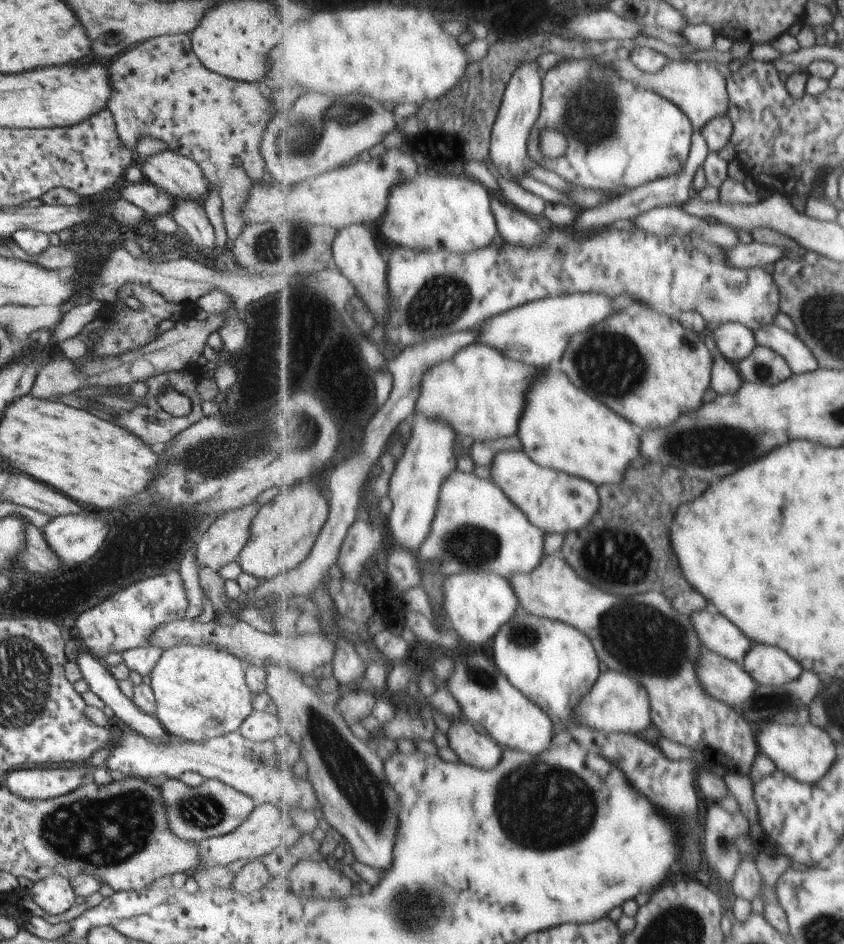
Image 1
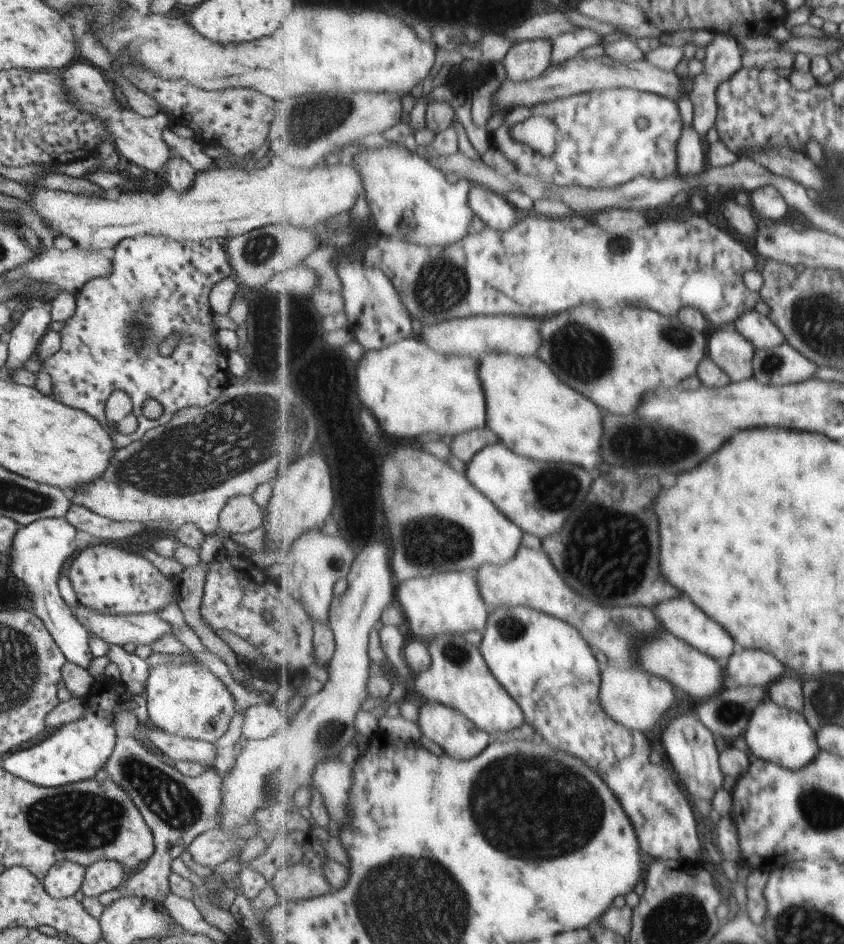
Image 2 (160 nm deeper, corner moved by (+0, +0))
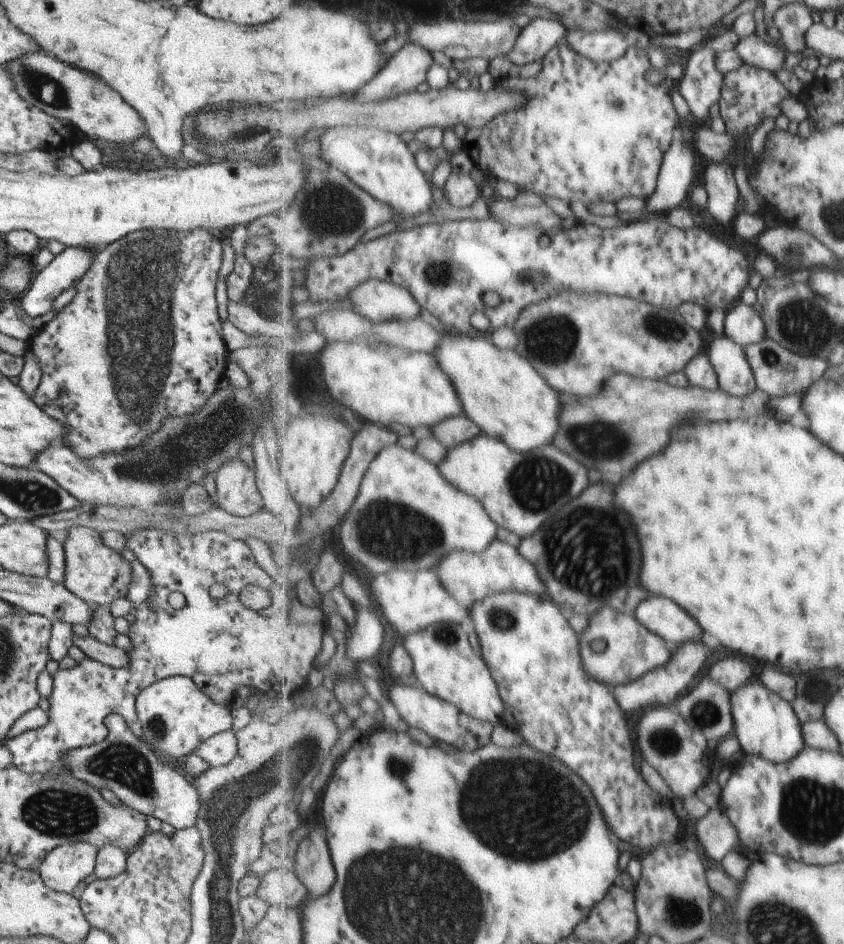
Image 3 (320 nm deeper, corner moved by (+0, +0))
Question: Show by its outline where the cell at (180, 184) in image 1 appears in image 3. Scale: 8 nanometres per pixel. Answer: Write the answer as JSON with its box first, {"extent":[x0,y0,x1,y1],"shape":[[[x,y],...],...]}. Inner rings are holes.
{"extent":[4,52,150,147],"shape":[[[45,52],[23,54],[15,60],[9,60],[4,66],[15,92],[34,108],[58,120],[71,122],[89,141],[105,140],[129,147],[139,137],[150,136],[143,126],[143,120],[131,110],[119,94],[107,88],[101,80],[85,74],[79,68],[67,66]]]}

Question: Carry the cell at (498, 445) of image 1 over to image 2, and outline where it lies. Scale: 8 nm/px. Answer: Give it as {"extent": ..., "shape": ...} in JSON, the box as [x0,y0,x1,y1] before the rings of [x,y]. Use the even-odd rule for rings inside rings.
{"extent":[449,428,500,466],"shape":[[[489,428],[471,429],[453,436],[449,449],[451,455],[461,462],[461,466],[466,466],[482,448],[499,442],[500,438]]]}

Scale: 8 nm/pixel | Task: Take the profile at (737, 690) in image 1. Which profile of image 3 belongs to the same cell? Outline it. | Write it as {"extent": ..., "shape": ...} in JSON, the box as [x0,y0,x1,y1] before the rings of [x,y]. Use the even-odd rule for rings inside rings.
{"extent":[580,606,673,692],"shape":[[[609,606],[593,610],[591,614],[593,614],[591,624],[580,636],[581,656],[583,656],[583,668],[597,682],[611,686],[614,692],[617,686],[634,682],[647,675],[647,672],[653,672],[655,668],[669,664],[673,649],[659,634],[643,626],[637,620],[637,616],[621,614]]]}

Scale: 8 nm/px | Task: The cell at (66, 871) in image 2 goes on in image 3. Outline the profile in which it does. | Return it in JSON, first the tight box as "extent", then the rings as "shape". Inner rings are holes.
{"extent":[37,842,96,894],"shape":[[[87,842],[61,844],[47,852],[47,856],[39,864],[37,873],[47,888],[55,890],[55,892],[70,894],[79,882],[84,881],[87,876],[92,874],[96,852],[95,846],[91,846]]]}

